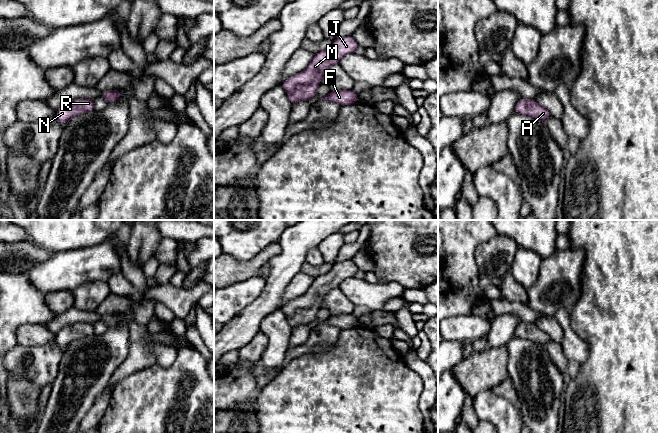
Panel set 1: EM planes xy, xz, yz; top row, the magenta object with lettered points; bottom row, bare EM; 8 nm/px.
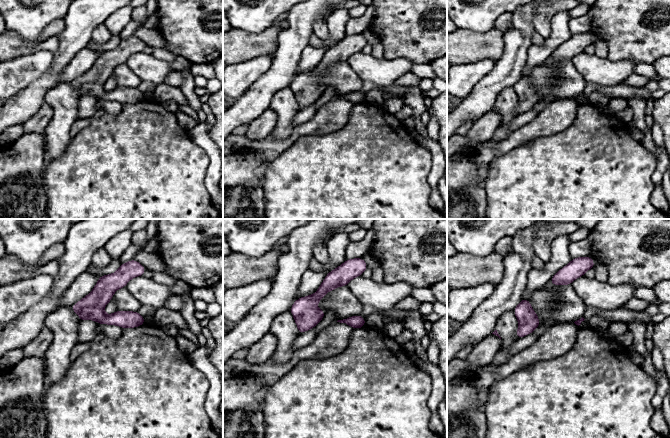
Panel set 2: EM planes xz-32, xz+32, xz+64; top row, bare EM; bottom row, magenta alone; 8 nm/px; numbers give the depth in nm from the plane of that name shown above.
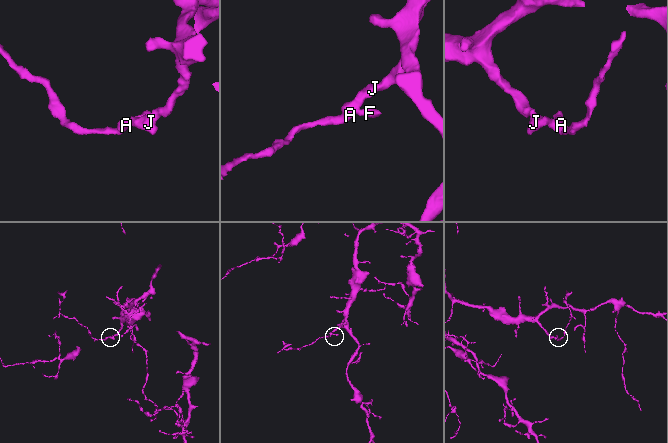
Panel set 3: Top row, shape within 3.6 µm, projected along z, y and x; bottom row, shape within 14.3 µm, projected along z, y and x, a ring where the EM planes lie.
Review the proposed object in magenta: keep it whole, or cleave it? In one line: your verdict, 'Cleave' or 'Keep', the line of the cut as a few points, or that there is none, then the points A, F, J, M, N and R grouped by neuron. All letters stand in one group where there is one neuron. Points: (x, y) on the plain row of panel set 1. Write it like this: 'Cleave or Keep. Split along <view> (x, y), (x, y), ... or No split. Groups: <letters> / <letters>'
Keep. No split. Groups: A F J M N R

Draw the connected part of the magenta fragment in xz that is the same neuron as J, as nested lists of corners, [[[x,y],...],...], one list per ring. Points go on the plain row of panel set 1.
[[[349,259],[343,262],[336,261],[328,273],[315,277],[304,295],[282,307],[292,329],[315,321],[325,294],[334,288],[339,288],[342,281],[354,277],[358,271],[357,265]]]

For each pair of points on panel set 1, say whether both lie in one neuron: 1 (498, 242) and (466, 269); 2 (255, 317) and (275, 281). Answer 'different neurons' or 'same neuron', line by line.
1: different neurons
2: same neuron

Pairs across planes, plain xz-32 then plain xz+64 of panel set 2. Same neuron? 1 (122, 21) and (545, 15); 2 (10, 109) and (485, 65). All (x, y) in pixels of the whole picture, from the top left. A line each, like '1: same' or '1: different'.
1: different
2: different

